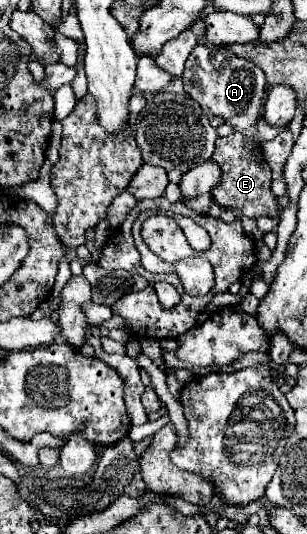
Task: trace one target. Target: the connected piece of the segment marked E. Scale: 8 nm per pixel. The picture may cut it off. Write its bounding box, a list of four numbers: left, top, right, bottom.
[212,132,282,218]

